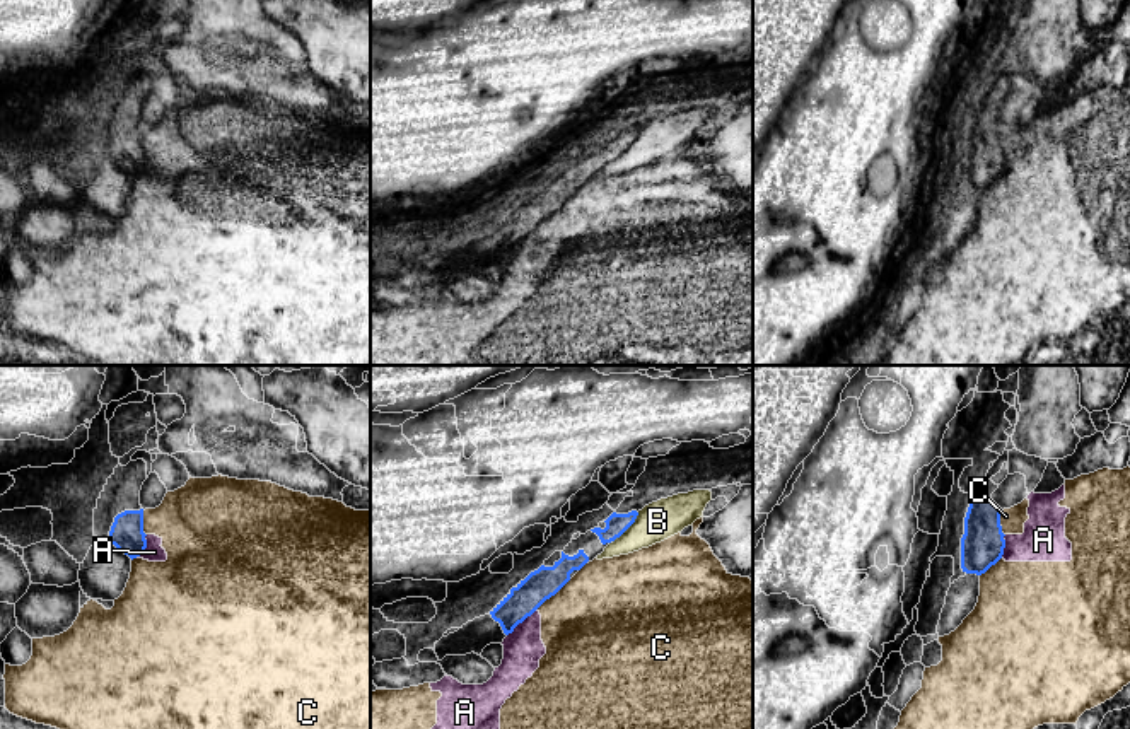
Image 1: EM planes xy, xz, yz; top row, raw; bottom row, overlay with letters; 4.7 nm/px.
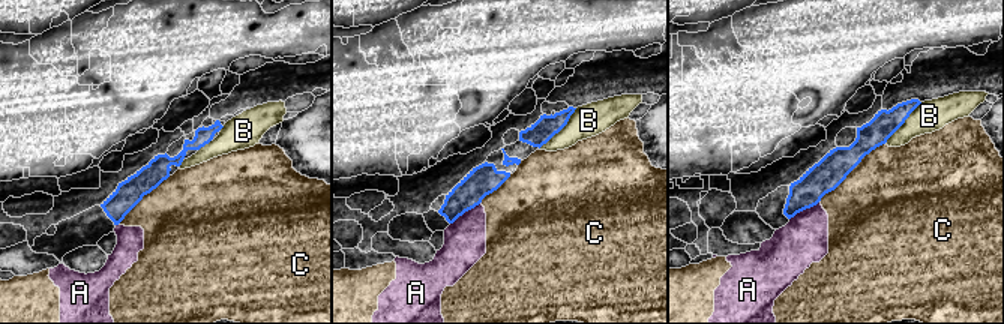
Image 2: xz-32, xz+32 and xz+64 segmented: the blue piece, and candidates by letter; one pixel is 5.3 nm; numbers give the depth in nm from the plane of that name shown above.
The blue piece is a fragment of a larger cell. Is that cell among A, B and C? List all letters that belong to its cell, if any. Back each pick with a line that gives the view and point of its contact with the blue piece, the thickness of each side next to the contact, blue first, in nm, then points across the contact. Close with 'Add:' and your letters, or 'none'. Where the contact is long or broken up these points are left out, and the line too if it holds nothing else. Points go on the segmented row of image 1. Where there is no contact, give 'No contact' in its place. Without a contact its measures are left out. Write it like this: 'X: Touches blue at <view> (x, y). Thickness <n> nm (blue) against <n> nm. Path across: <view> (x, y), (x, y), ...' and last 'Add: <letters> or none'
Add: none

